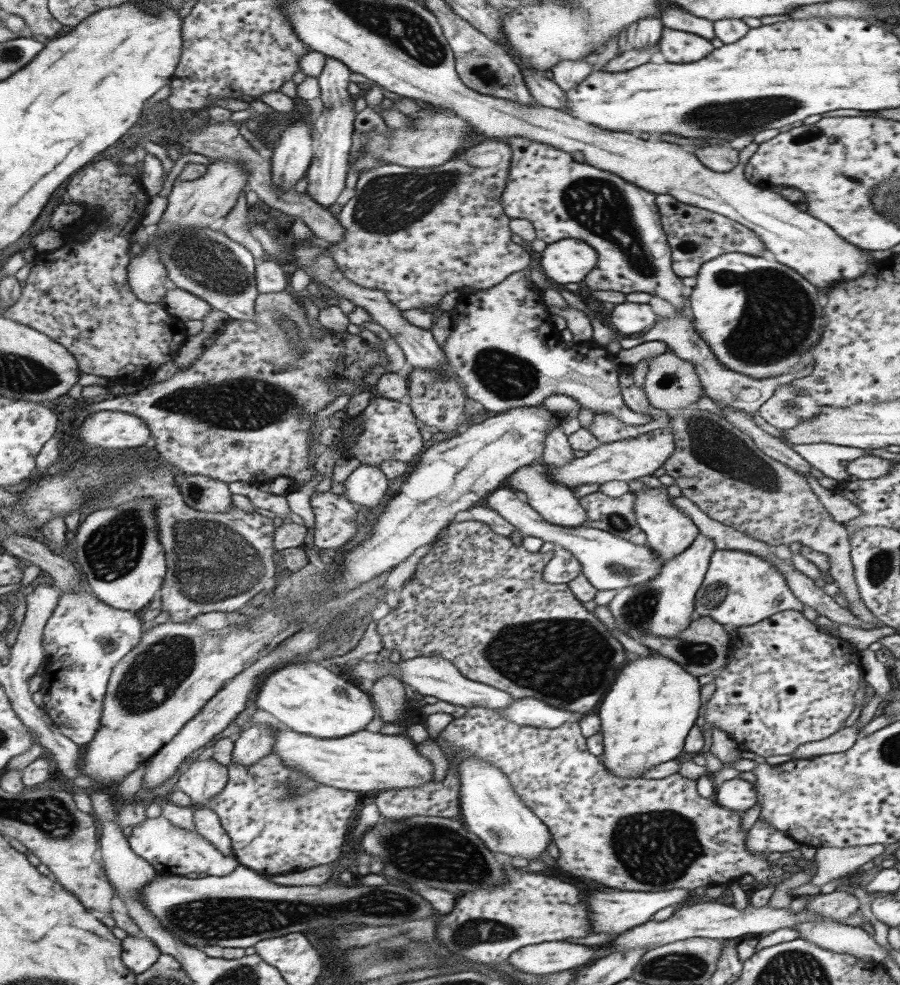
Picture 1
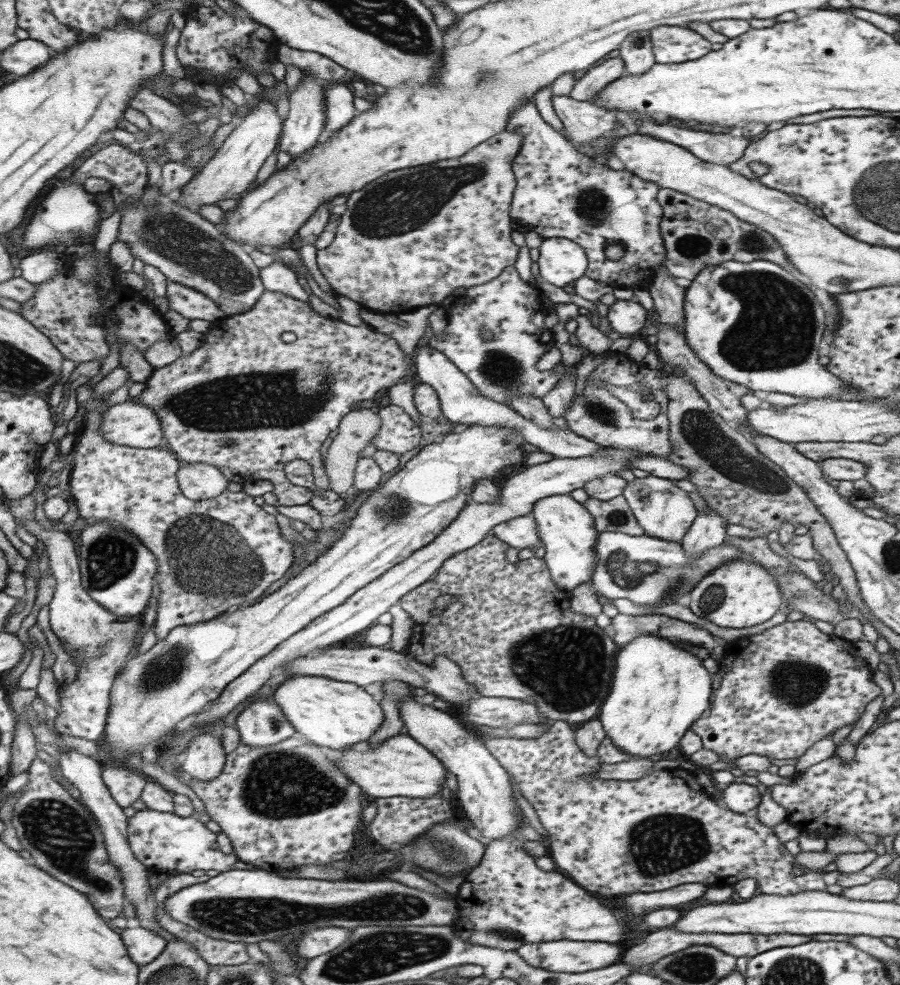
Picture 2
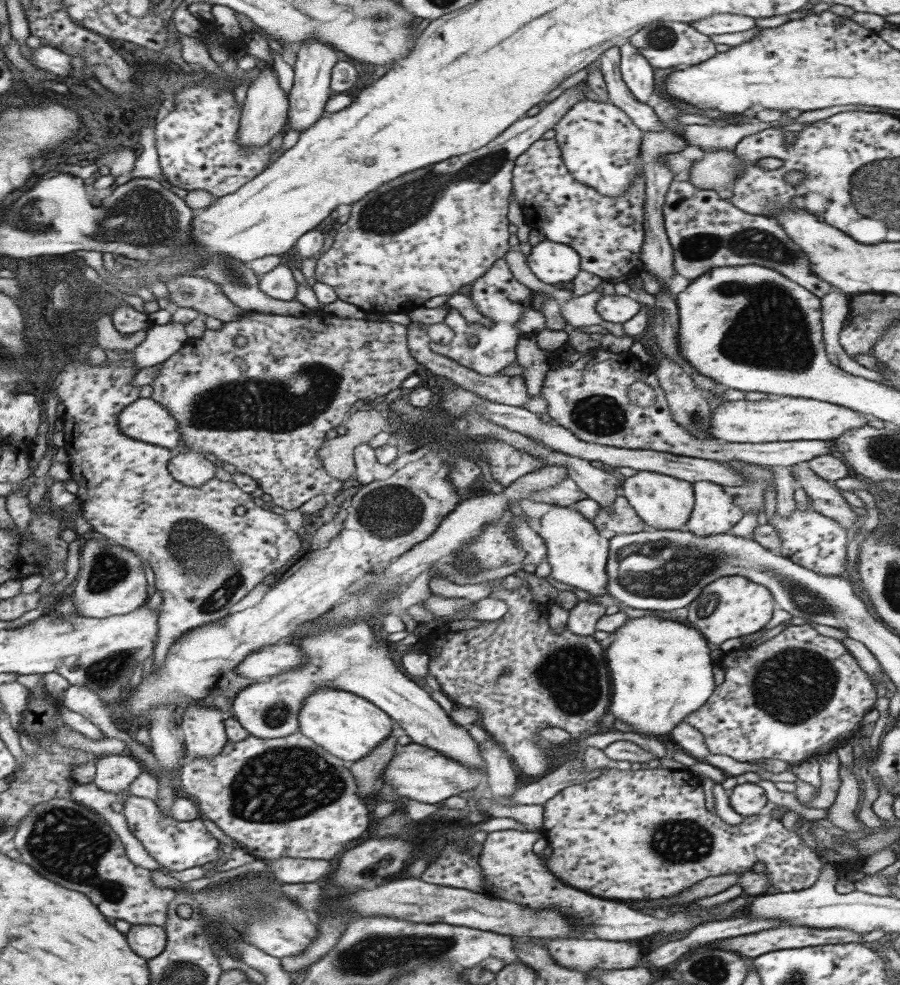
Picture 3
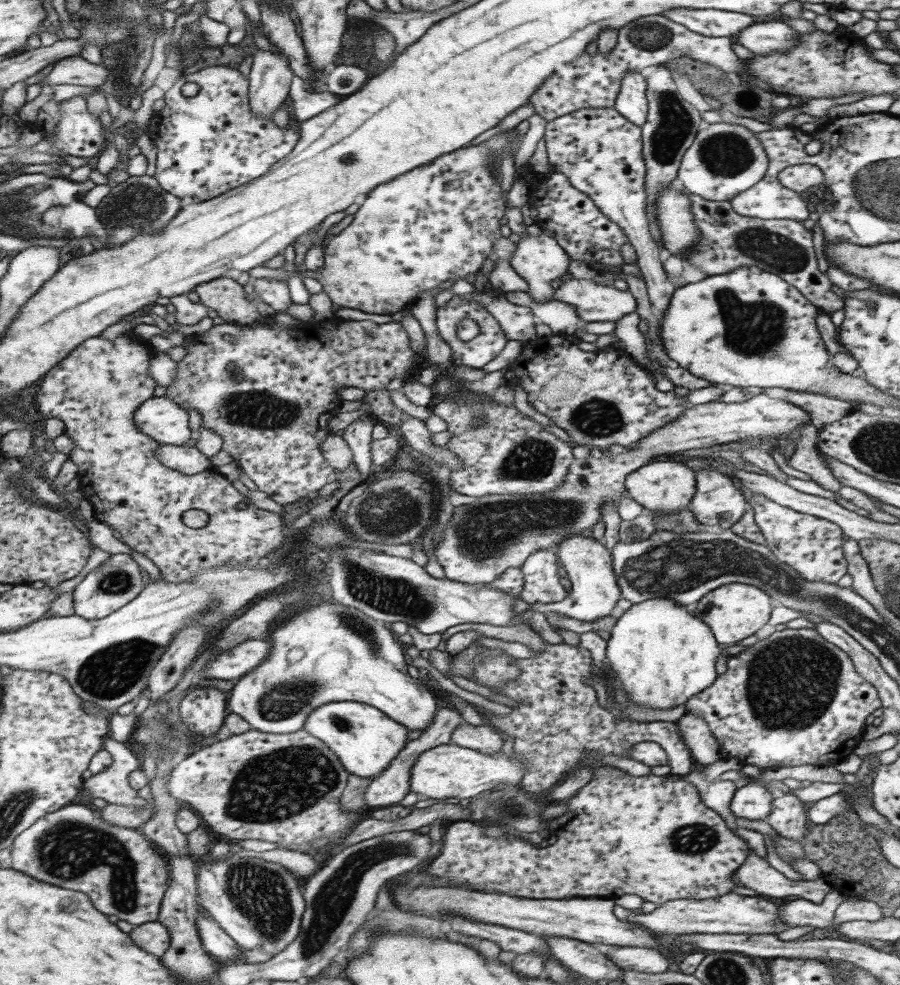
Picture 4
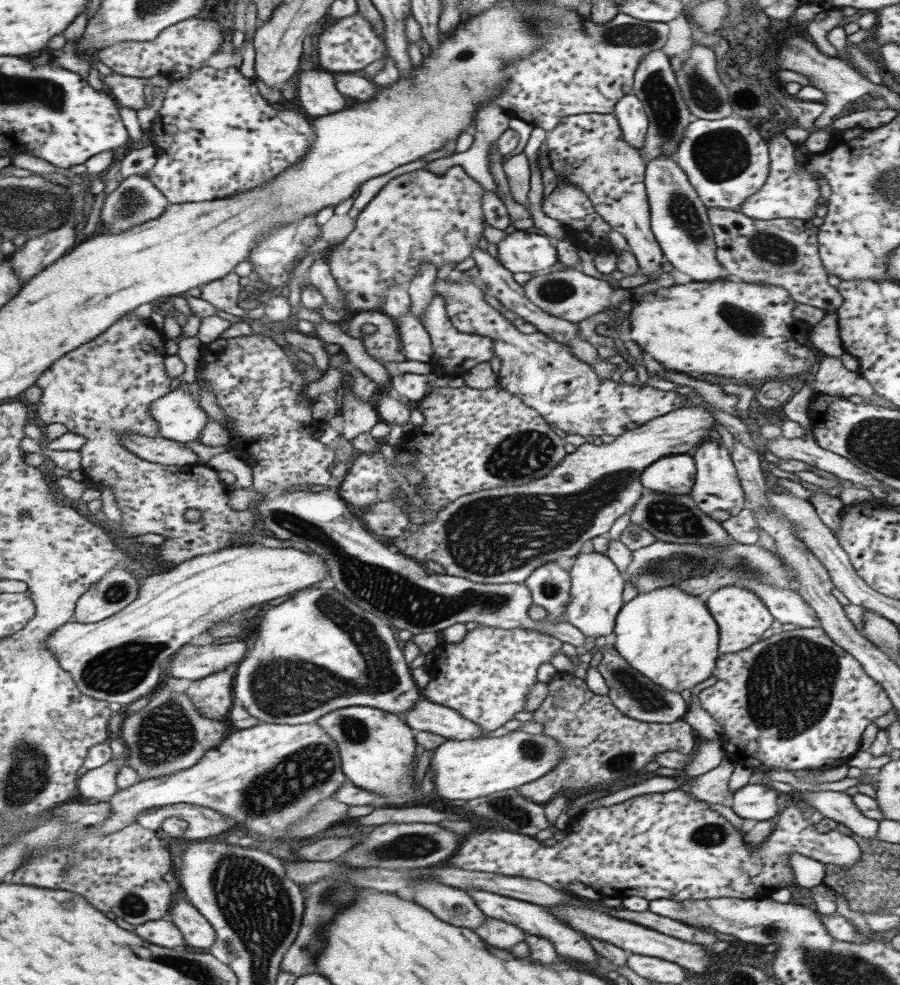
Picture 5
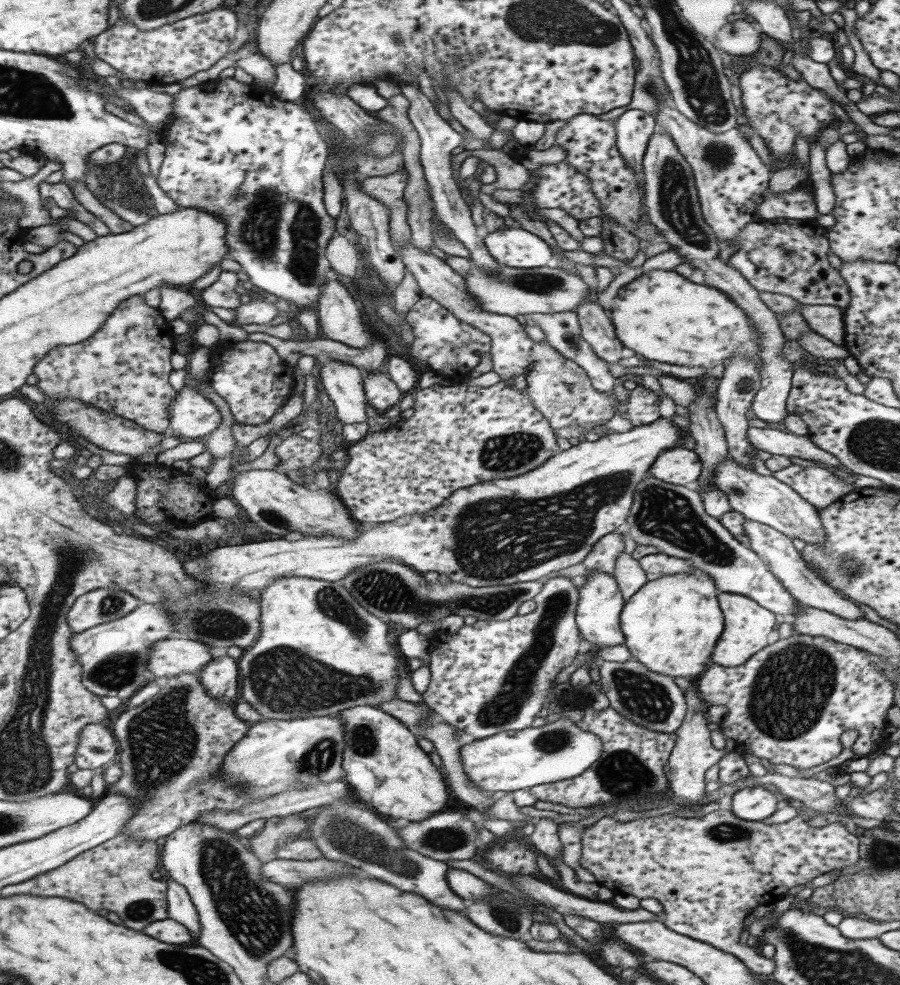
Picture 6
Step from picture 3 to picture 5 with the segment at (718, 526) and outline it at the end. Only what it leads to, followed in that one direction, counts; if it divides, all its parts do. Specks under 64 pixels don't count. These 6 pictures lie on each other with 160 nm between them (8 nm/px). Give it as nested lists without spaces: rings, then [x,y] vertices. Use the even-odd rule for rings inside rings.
[[[709,437],[707,440],[703,440],[703,443],[695,446],[689,455],[693,458],[696,469],[694,484],[689,495],[697,505],[697,509],[719,524],[736,516],[744,508],[744,493],[725,446]]]

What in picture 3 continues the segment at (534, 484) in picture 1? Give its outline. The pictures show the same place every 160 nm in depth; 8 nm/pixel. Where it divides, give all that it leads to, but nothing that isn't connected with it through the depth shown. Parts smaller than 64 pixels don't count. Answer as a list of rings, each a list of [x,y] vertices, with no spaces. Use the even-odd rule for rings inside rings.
[[[551,505],[541,516],[539,532],[543,539],[546,556],[550,566],[549,578],[593,596],[607,593],[607,576],[605,565],[608,557],[608,540],[599,536],[594,525],[583,518],[572,507]]]

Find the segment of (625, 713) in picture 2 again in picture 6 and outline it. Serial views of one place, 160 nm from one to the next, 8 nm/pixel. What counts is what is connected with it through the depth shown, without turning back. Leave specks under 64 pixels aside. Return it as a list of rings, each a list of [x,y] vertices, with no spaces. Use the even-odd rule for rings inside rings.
[[[679,572],[648,581],[623,603],[619,624],[624,644],[633,659],[647,670],[696,680],[706,668],[723,630],[715,584],[705,572]]]

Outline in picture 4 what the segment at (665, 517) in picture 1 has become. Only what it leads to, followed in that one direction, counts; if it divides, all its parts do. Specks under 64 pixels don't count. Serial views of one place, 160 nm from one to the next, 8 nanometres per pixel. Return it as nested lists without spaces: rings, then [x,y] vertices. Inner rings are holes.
[[[672,457],[653,460],[631,472],[624,481],[625,496],[643,507],[646,513],[679,513],[686,509],[694,495],[695,476],[687,464]]]

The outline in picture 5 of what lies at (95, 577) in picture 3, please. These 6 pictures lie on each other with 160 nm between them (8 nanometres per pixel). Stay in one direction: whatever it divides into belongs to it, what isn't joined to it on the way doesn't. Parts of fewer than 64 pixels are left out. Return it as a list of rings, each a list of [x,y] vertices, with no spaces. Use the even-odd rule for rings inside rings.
[[[116,568],[108,573],[79,599],[73,620],[85,624],[101,622],[123,611],[140,595],[142,582],[132,572]]]

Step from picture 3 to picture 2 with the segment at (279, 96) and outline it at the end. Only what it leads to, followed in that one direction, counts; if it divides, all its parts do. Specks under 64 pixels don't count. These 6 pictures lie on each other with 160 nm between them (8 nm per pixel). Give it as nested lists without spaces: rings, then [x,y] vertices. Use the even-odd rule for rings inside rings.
[[[259,99],[258,104],[243,117],[240,126],[230,133],[203,171],[193,176],[181,188],[181,193],[175,195],[178,203],[197,212],[203,204],[216,205],[221,200],[231,200],[231,198],[239,201],[243,198],[243,194],[253,188],[257,174],[267,162],[267,158],[277,152],[283,131],[284,121],[281,121],[276,104]]]

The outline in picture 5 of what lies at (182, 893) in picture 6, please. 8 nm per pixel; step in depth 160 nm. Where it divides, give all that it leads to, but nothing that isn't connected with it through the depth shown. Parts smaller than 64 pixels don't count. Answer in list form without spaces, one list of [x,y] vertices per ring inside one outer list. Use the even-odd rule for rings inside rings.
[[[178,897],[173,904],[169,919],[181,930],[186,945],[192,949],[209,951],[217,941],[211,922],[185,897]]]

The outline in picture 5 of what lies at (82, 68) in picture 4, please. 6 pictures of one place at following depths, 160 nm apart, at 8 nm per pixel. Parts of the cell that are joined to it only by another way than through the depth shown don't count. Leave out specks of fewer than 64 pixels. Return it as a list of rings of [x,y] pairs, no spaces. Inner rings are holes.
[[[112,71],[110,75],[100,76],[104,84],[110,87],[111,92],[120,107],[131,110],[144,110],[150,106],[147,105],[147,95],[143,92],[145,84],[139,77],[125,76]]]

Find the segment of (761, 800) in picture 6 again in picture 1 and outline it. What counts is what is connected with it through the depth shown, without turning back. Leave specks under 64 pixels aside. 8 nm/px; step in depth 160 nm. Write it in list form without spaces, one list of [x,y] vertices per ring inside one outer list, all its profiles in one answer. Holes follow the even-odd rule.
[[[735,777],[716,782],[712,799],[723,808],[741,813],[756,803],[756,790],[753,784]]]

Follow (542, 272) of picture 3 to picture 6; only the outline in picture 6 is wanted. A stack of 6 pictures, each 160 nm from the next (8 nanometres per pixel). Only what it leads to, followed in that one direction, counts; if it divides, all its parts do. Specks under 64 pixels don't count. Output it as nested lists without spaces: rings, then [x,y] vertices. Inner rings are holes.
[[[505,225],[495,232],[489,232],[483,244],[499,264],[509,268],[545,267],[552,253],[550,247],[538,236],[522,228]]]

